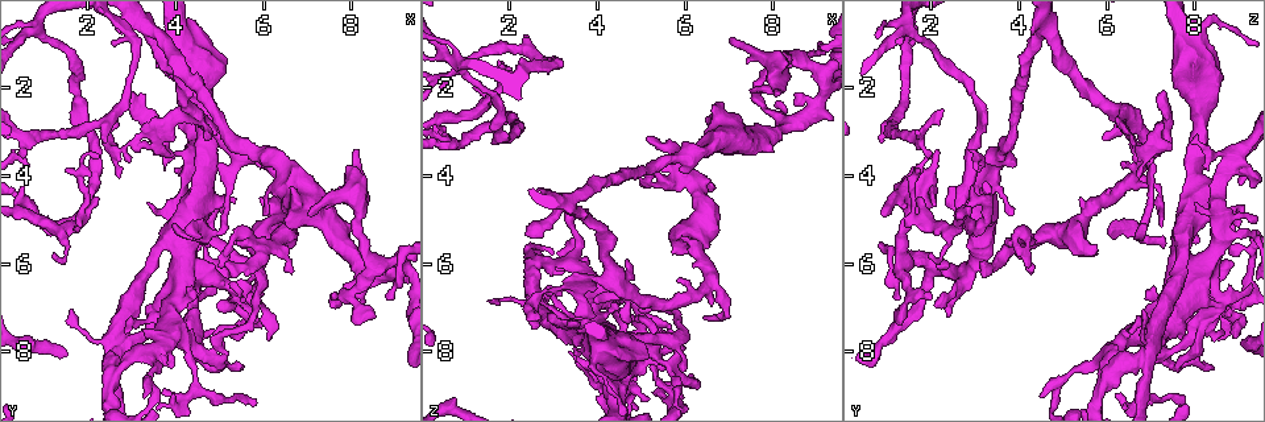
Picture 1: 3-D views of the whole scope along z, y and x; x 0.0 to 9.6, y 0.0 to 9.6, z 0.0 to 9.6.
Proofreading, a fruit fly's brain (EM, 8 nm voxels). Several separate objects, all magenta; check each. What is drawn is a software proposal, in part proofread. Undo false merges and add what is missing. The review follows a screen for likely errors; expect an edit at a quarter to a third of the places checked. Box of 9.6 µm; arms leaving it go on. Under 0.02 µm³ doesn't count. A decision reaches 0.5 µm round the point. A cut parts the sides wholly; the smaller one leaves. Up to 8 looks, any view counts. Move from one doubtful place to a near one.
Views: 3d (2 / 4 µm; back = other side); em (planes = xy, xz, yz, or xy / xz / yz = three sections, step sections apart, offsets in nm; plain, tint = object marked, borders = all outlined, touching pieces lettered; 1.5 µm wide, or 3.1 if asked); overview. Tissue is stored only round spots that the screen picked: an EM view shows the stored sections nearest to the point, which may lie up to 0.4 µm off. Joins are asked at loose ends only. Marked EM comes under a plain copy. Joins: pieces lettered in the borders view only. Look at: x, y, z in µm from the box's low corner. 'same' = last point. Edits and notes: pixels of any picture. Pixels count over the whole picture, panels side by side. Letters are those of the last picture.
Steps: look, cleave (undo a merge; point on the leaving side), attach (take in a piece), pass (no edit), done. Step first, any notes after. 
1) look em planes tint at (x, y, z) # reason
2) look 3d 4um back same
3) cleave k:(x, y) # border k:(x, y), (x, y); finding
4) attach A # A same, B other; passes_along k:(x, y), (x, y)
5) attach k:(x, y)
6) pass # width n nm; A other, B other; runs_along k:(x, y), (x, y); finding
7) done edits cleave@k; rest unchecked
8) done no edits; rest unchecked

look 3d 2um back at (8.50, 7.10, 1.35) # free end

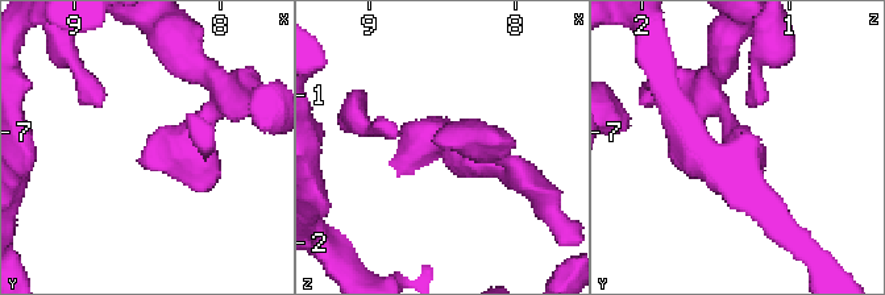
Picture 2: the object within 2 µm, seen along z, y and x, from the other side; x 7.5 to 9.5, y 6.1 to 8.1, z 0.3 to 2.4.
look em xy step 4 borders at (8.56, 7.16, 1.30) # shape alone is not enough

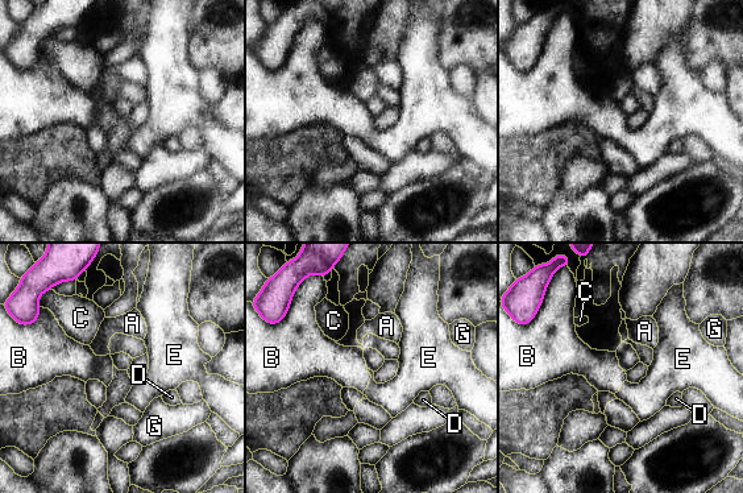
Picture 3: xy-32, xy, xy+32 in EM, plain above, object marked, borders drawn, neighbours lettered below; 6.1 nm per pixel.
look em yz step 8 borders same # another direction

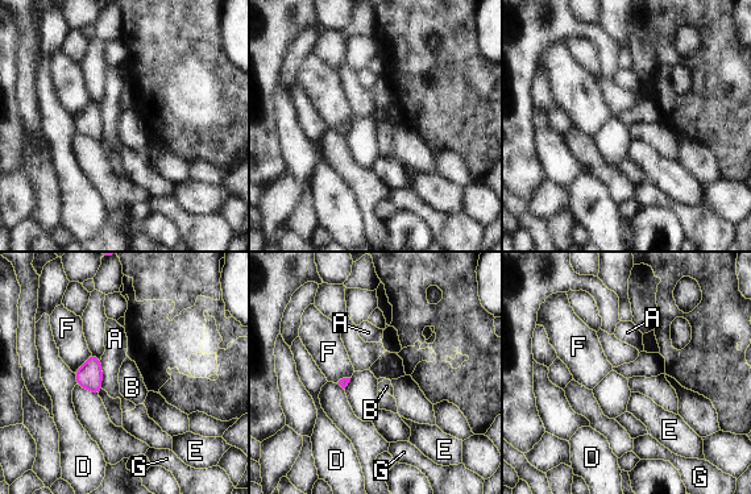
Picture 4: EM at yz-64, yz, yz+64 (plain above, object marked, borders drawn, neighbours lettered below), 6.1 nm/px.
pass # A other, B other, D other, E other, F other, G other; border 4:(91, 353), (74, 373); none of them fits

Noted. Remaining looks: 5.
look em planes borders at (7.50, 4.65, 2.00) # branch stops here

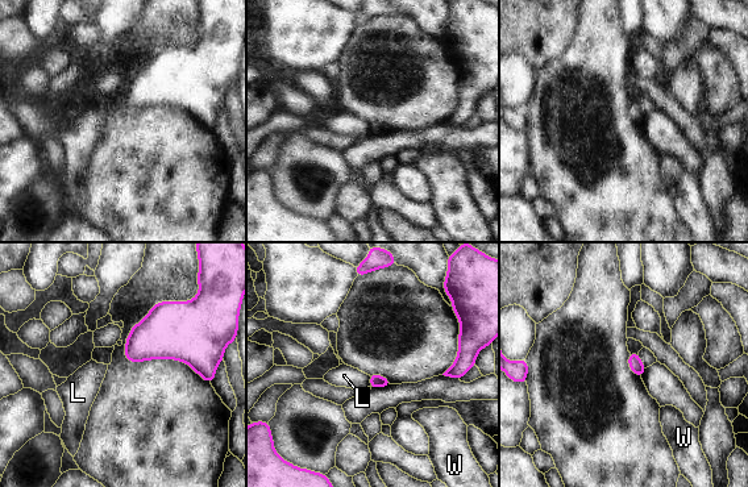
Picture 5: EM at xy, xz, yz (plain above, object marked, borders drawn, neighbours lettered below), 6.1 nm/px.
pass # longest_contact L 70 nm; L other, W other; border 5:(368, 375), (370, 386); no lettered piece goes on from it

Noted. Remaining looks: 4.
look em xz step 8 tint at (0.80, 0.60, 1.40) # arms run side by side

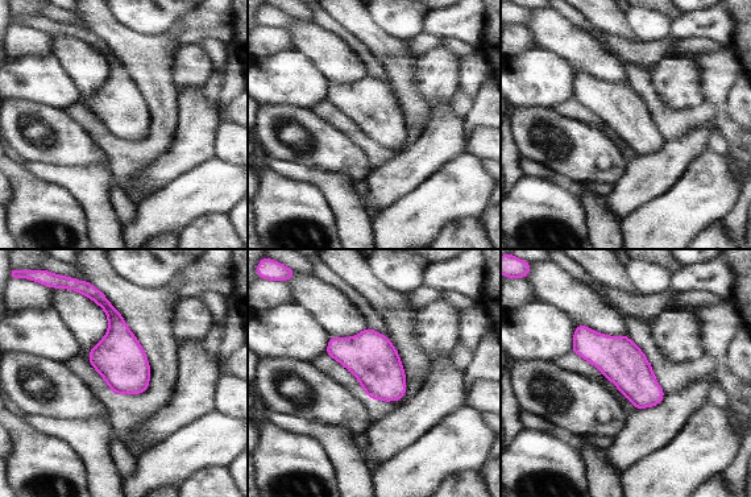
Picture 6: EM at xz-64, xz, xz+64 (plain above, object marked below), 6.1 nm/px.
look em planes borders same

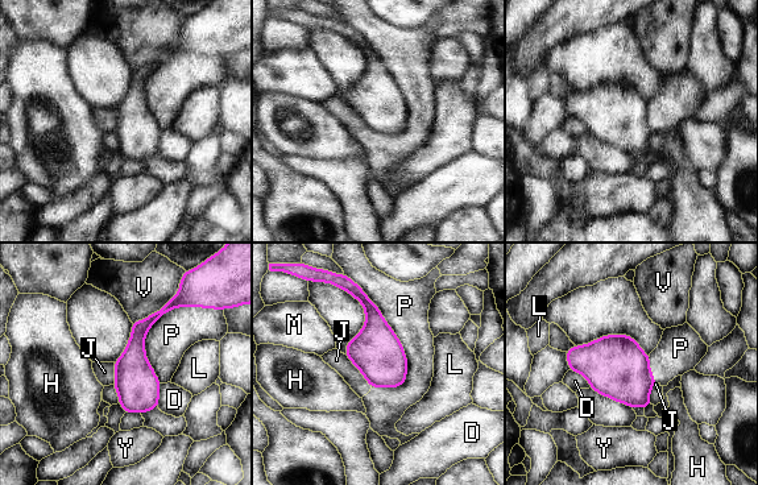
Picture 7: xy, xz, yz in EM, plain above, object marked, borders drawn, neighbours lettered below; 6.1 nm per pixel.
pass # D other, H other, J other, L other, M other, P other, V other, Y other; border 7:(344, 355), (371, 388); all the same neuron

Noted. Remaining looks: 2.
look em planes borders at (3.55, 7.20, 7.45) # thick turns thin

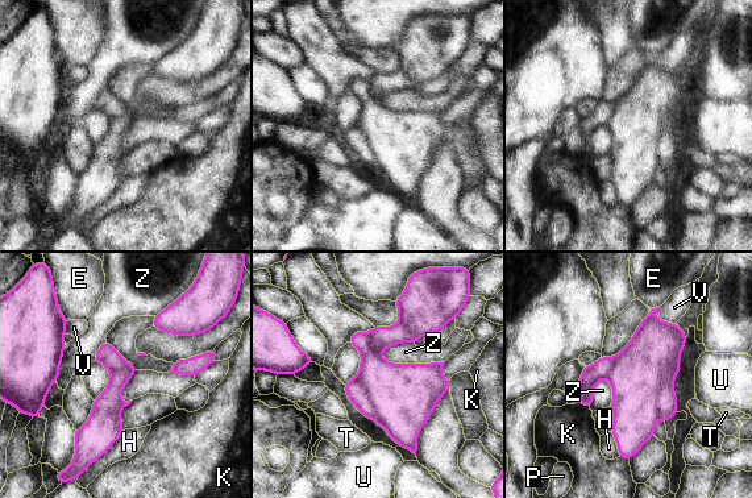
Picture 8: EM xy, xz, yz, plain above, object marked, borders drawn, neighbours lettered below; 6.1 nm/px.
cleave 8:(403, 395) # E other, H other, K other, P other, T other, U other, V other, Z other; border 8:(356, 376), (373, 407), (373, 418); two neurons meet here

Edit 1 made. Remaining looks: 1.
done edits cleave@8; rest unchecked

